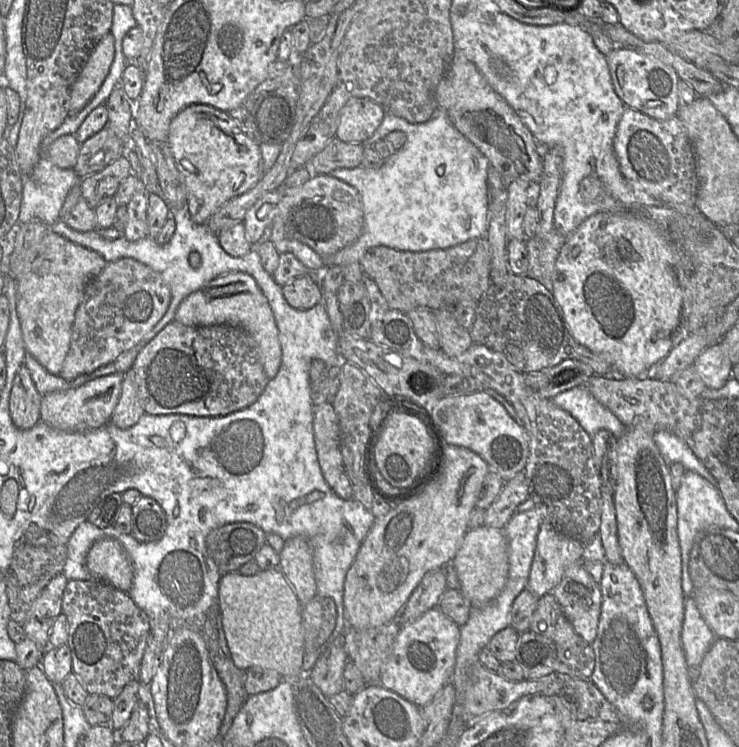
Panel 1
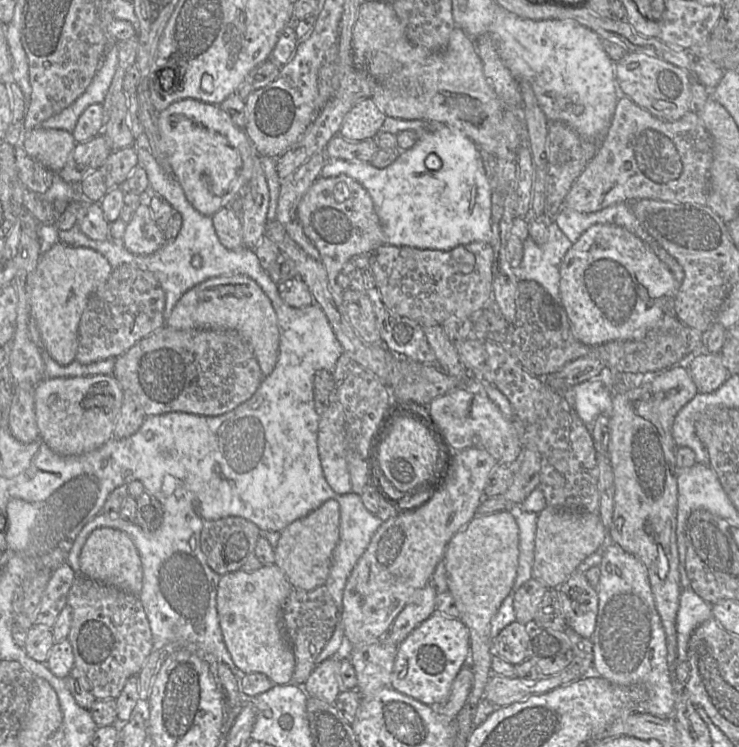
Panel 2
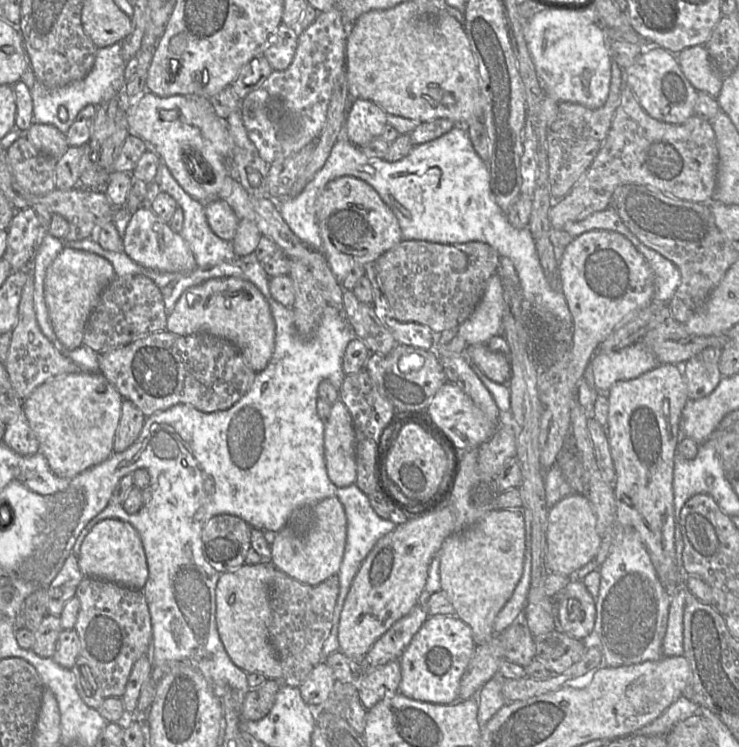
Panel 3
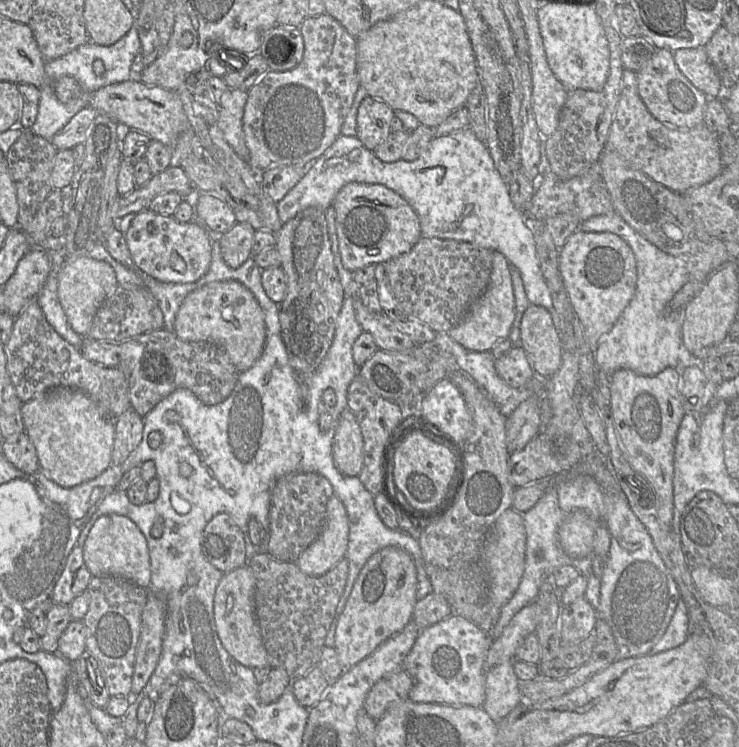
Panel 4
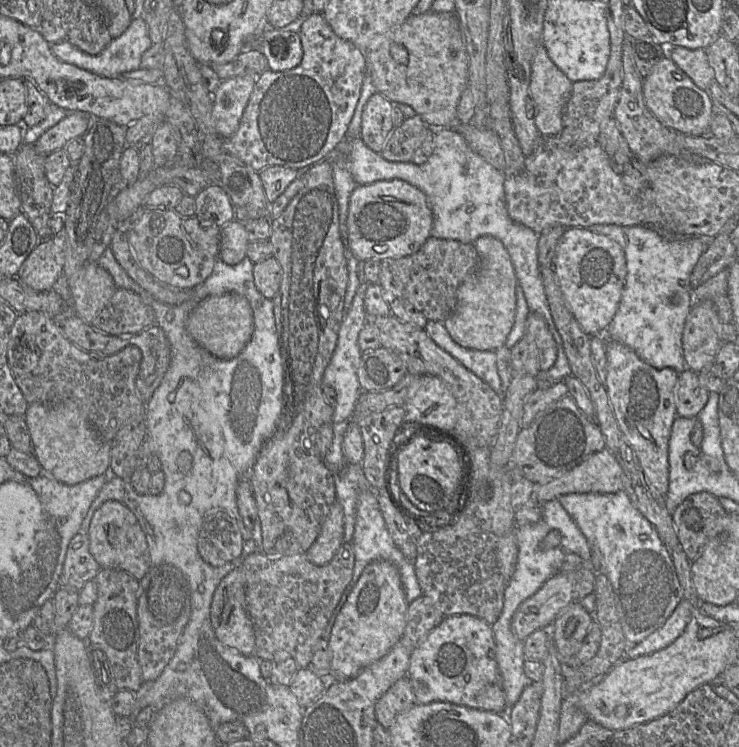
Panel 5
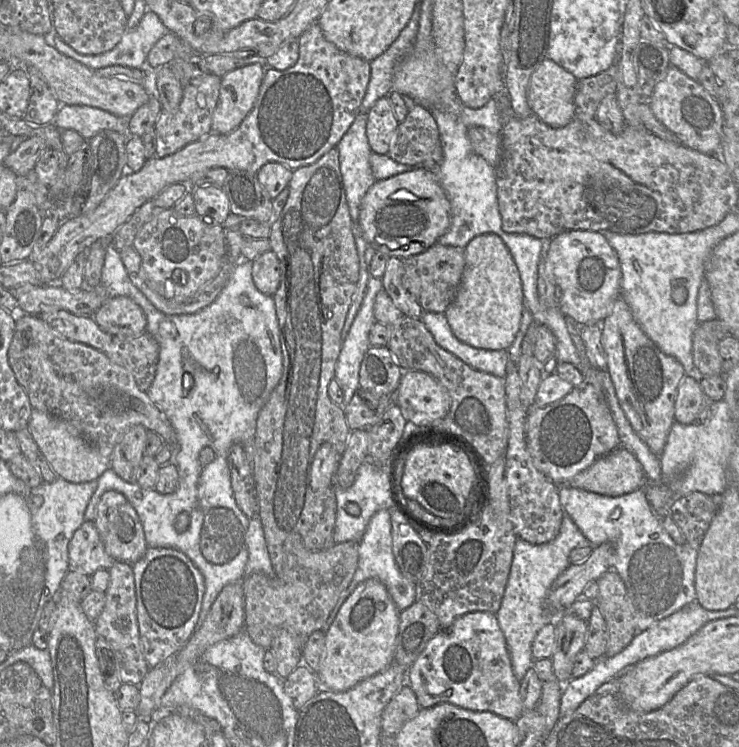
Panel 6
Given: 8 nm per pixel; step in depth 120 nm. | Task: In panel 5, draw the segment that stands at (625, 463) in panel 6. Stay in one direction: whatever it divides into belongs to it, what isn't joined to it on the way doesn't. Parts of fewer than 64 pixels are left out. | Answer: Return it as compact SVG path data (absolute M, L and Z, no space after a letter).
M608 449L596 452L547 484L535 484L539 503L571 493L613 494L624 490L624 472Z

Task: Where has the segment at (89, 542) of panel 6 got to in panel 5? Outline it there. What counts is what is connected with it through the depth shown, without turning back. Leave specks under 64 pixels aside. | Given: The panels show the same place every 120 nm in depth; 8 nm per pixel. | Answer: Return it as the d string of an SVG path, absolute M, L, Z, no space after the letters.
M78 533L68 546L59 585L80 592L84 585L94 579L101 569L90 553L88 534Z

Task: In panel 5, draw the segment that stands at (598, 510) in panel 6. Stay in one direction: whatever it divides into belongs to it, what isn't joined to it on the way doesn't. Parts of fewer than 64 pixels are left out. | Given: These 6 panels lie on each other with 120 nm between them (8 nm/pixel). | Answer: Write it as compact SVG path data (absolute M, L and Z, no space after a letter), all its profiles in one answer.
M625 491L613 494L571 493L561 495L558 500L580 528L590 548L598 548L602 555L601 572L607 576L615 593L618 614L628 645L641 642L662 627L684 599L670 551L654 526L632 505Z

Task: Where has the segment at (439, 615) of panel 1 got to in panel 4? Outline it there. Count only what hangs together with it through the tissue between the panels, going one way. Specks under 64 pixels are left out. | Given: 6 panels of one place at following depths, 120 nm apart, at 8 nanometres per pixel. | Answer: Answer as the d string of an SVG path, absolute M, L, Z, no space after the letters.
M455 613L421 630L403 664L413 679L409 699L414 703L482 707L485 700L484 663L491 643L488 633Z

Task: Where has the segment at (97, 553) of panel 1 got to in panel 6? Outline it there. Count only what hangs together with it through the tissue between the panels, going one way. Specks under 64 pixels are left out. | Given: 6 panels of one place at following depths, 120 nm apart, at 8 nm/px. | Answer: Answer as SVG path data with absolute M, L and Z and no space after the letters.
M109 490L101 496L97 505L94 523L105 551L116 561L123 561L133 565L144 556L148 546L143 525L137 512L122 493Z

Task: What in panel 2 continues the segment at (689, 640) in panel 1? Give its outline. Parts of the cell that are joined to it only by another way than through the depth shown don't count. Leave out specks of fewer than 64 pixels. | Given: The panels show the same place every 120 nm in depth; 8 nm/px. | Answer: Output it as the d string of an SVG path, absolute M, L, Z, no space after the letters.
M691 588L681 590L676 618L678 660L687 661L687 647L691 634L712 617L711 605Z

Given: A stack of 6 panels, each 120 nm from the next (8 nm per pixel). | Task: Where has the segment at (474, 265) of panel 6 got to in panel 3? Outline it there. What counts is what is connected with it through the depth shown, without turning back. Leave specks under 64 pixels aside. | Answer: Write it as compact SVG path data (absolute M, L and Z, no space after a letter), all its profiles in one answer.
M498 272L487 284L480 302L472 314L458 327L467 345L487 344L489 339L502 333L504 311L503 284Z

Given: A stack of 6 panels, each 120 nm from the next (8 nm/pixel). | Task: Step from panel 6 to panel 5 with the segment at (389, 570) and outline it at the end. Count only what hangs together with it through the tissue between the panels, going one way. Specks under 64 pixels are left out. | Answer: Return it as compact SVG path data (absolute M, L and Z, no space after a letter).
M372 488L361 490L358 494L356 522L351 544L353 547L355 557L353 576L350 584L343 592L341 599L336 608L334 609L331 618L329 619L329 622L323 632L322 638L327 641L330 638L331 630L336 620L336 617L339 614L342 607L344 606L345 602L347 601L349 594L357 584L365 567L373 561L385 560L391 562L393 565L396 566L400 575L400 580L405 593L406 600L409 604L417 598L419 598L420 596L422 596L422 591L416 577L414 564L409 562L404 557L402 552L394 544L394 541L390 536L390 533L382 516L380 506L377 501L376 491L374 491Z

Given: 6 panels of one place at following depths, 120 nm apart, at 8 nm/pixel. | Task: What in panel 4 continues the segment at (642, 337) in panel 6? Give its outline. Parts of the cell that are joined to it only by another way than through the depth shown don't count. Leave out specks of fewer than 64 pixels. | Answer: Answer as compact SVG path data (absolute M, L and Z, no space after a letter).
M668 367L654 376L639 375L629 369L616 370L610 375L610 406L630 466L652 487L657 499L658 520L671 527L675 439L686 414L680 394L680 369Z

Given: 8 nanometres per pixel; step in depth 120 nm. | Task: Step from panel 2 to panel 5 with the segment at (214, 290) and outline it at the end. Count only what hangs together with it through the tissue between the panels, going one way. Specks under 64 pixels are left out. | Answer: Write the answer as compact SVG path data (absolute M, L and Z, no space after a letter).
M236 293L209 296L191 311L185 328L192 339L215 357L228 360L238 356L254 332L253 311L248 300Z

